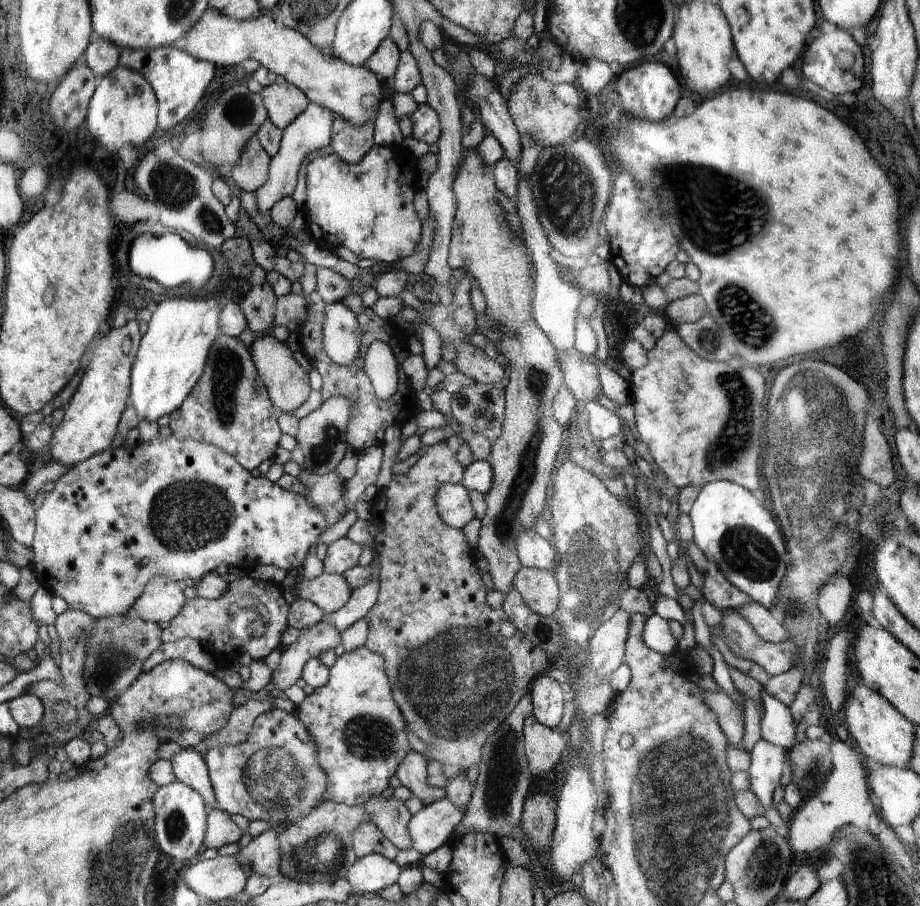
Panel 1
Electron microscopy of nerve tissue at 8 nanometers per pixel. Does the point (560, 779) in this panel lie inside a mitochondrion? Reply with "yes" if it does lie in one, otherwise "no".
no

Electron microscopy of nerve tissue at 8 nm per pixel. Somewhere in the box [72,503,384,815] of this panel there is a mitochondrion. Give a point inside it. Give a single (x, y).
(254, 606)

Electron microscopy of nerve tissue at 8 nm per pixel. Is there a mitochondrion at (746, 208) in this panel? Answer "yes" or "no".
yes

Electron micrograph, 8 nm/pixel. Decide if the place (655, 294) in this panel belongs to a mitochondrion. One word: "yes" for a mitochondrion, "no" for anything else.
no

